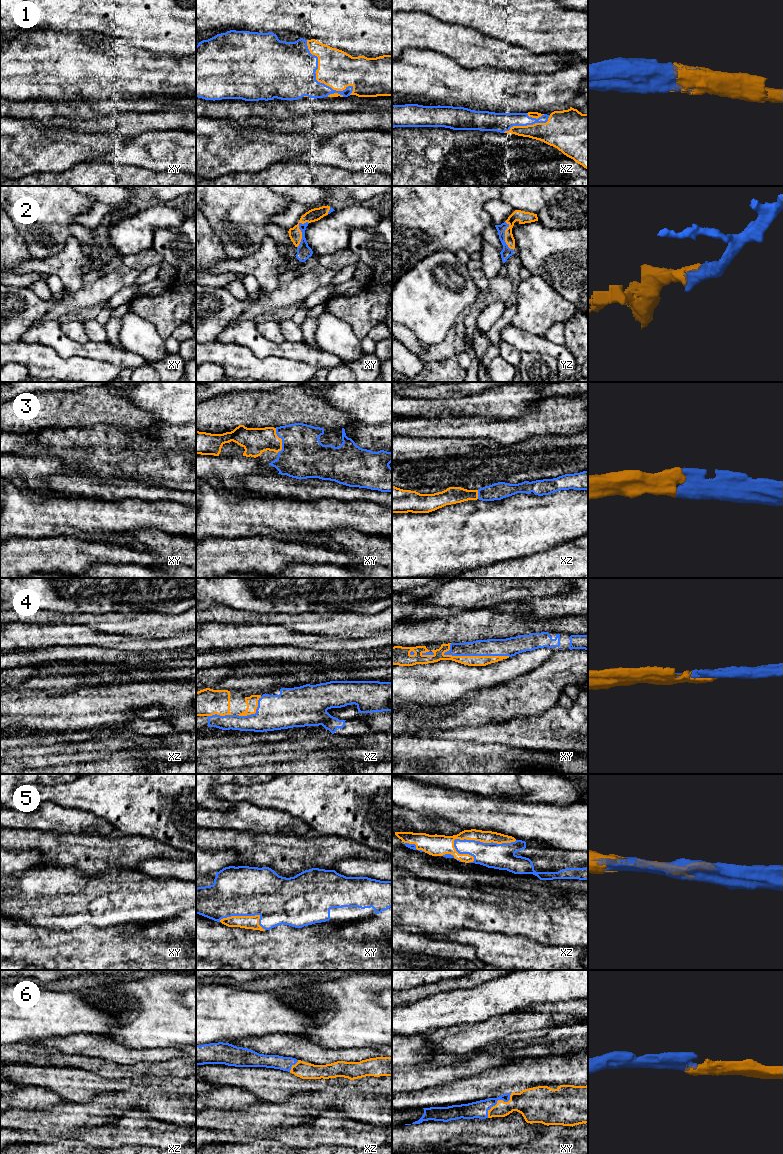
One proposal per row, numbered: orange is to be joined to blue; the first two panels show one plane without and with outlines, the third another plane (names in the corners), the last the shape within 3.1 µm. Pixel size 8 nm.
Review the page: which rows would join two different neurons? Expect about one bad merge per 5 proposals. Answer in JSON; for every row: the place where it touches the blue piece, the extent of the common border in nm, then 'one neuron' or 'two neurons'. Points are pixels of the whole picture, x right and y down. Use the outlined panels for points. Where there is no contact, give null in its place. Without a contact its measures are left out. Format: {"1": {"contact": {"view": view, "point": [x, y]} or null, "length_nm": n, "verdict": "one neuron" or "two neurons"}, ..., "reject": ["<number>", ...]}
{"1": {"contact": {"view": "xy", "point": [317, 81]}, "length_nm": 550, "verdict": "one neuron"}, "2": {"contact": {"view": "xy", "point": [301, 231]}, "length_nm": 240, "verdict": "one neuron"}, "3": {"contact": {"view": "xy", "point": [282, 440]}, "length_nm": 200, "verdict": "one neuron"}, "4": {"contact": {"view": "xy", "point": [476, 655]}, "length_nm": 550, "verdict": "one neuron"}, "5": {"contact": {"view": "xz", "point": [482, 842]}, "length_nm": 500, "verdict": "one neuron"}, "6": {"contact": {"view": "xy", "point": [498, 1099]}, "length_nm": 280, "verdict": "one neuron"}, "reject": []}

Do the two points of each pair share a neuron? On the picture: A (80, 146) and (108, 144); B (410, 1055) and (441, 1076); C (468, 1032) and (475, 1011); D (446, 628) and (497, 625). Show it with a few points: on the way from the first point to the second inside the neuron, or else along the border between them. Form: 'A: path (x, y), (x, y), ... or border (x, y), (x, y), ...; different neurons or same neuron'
A: path (87, 146), (101, 144); same neuron
B: border (428, 1057), (415, 1064), (402, 1067); different neurons
C: border (493, 1016), (483, 1021), (454, 1024), (448, 1027); different neurons
D: path (459, 628), (470, 625), (484, 625); same neuron

